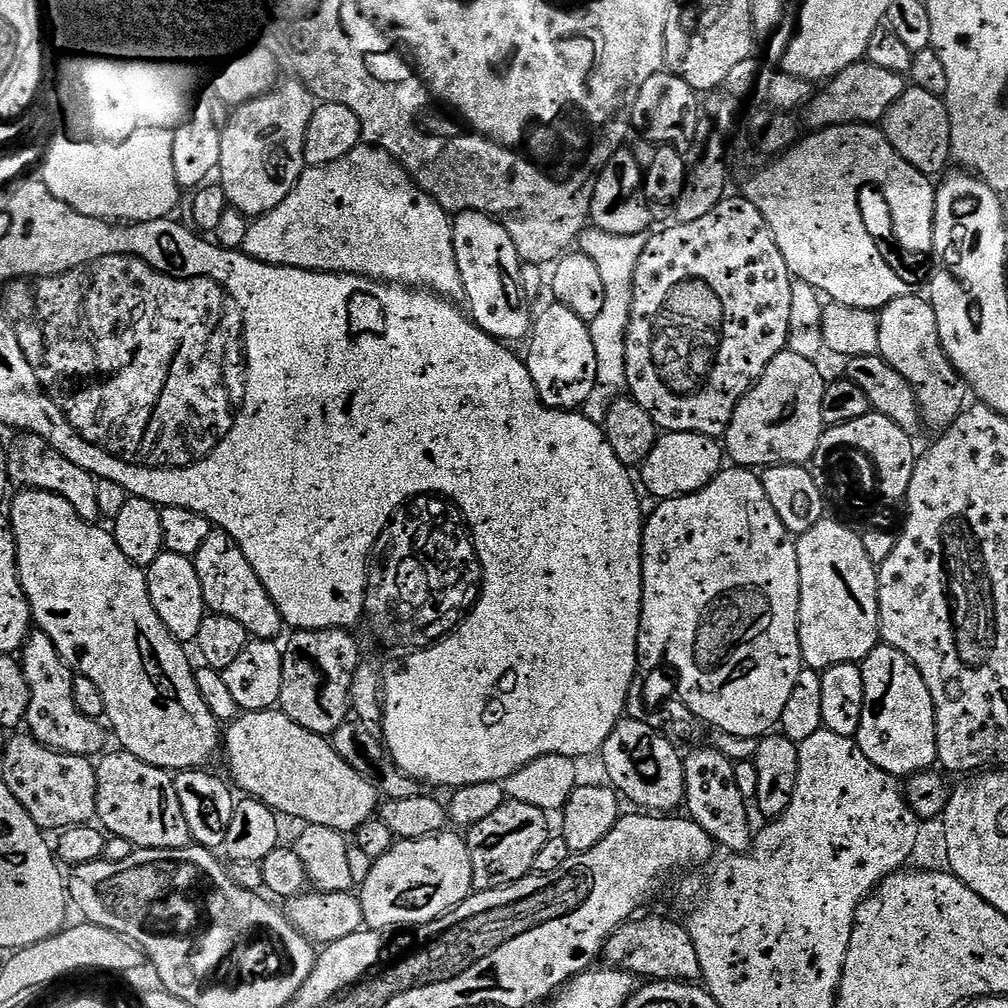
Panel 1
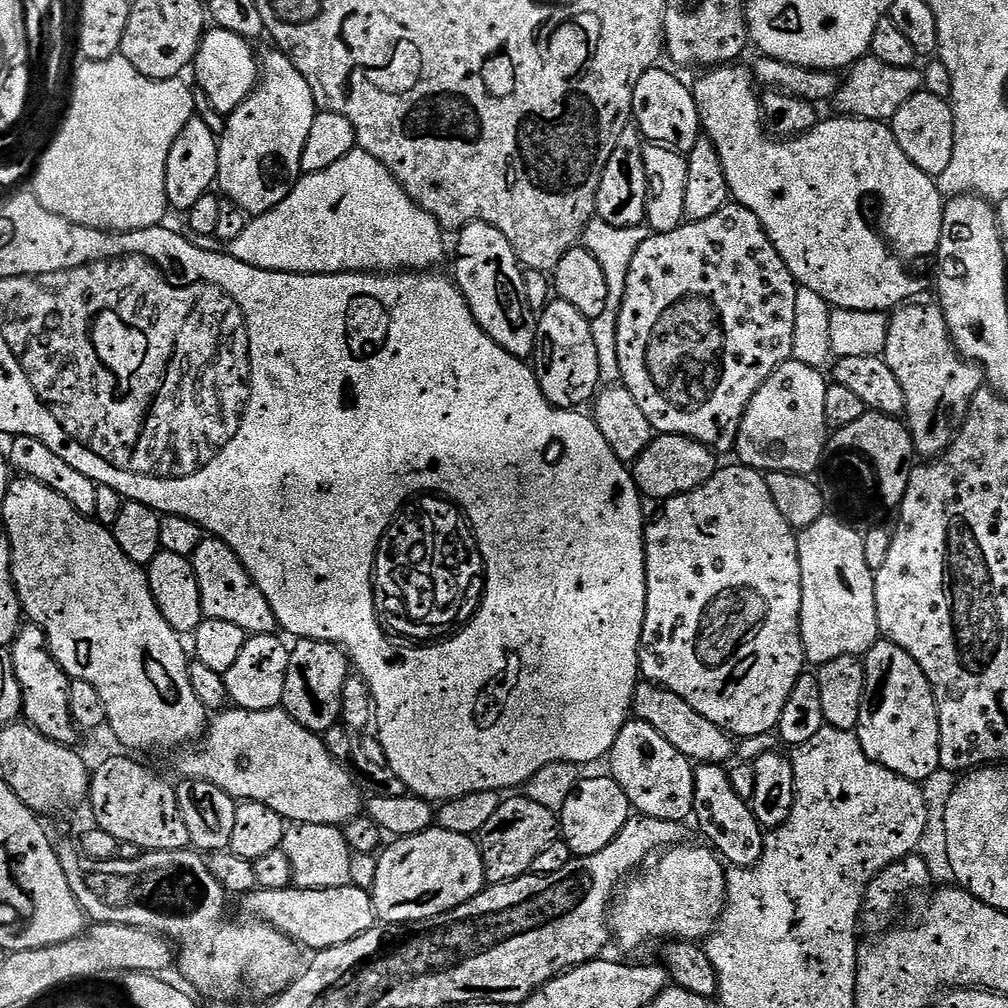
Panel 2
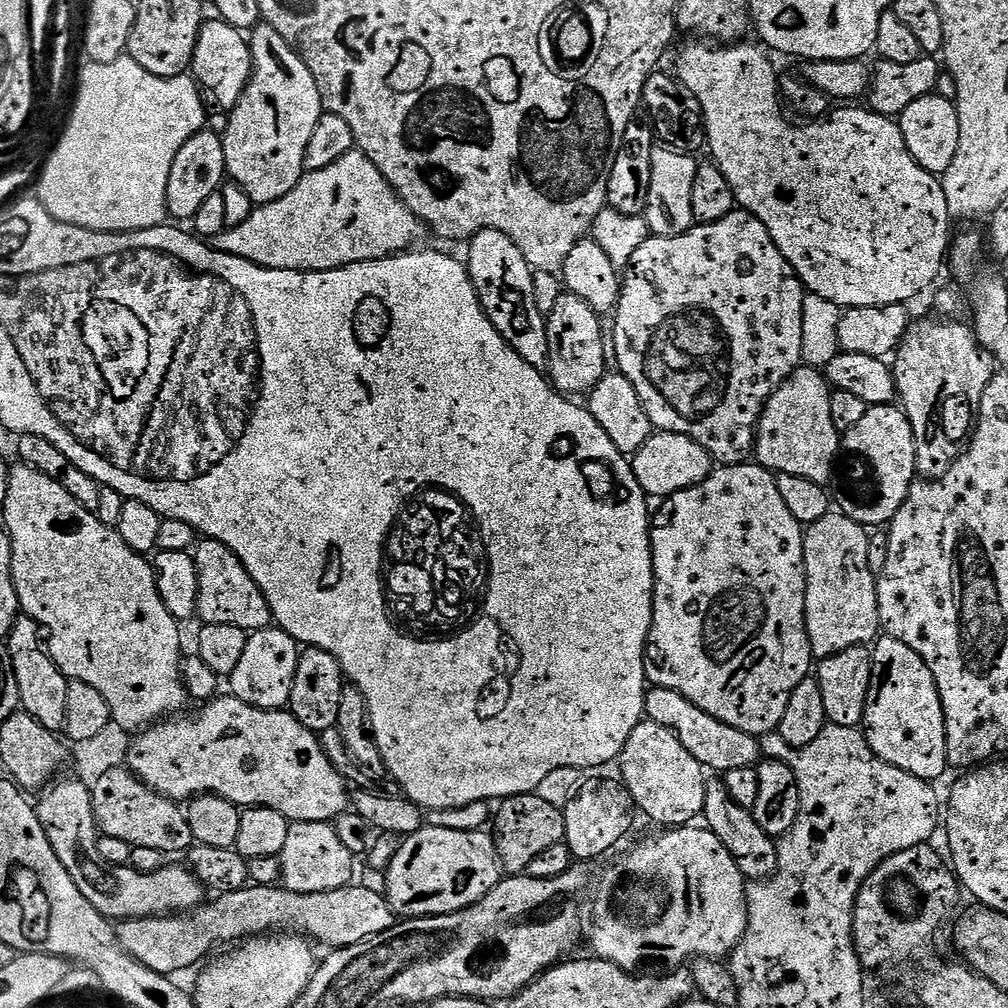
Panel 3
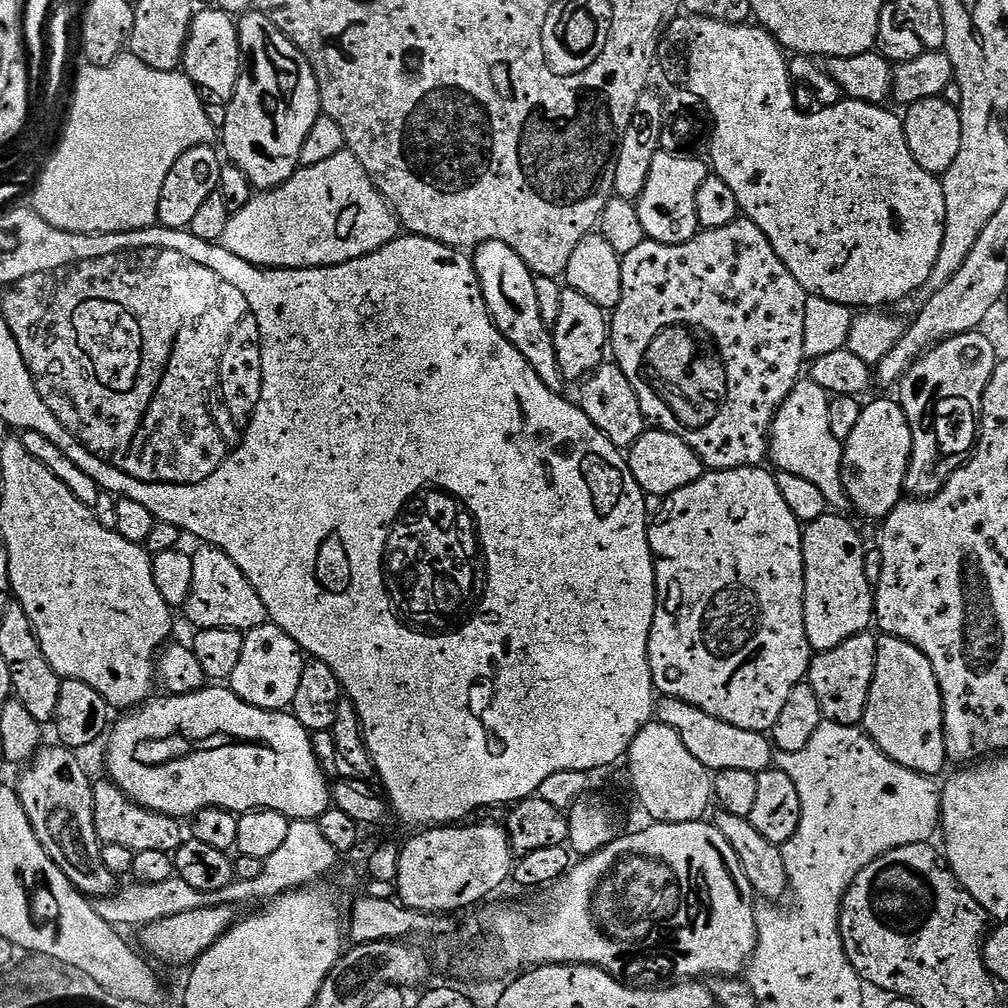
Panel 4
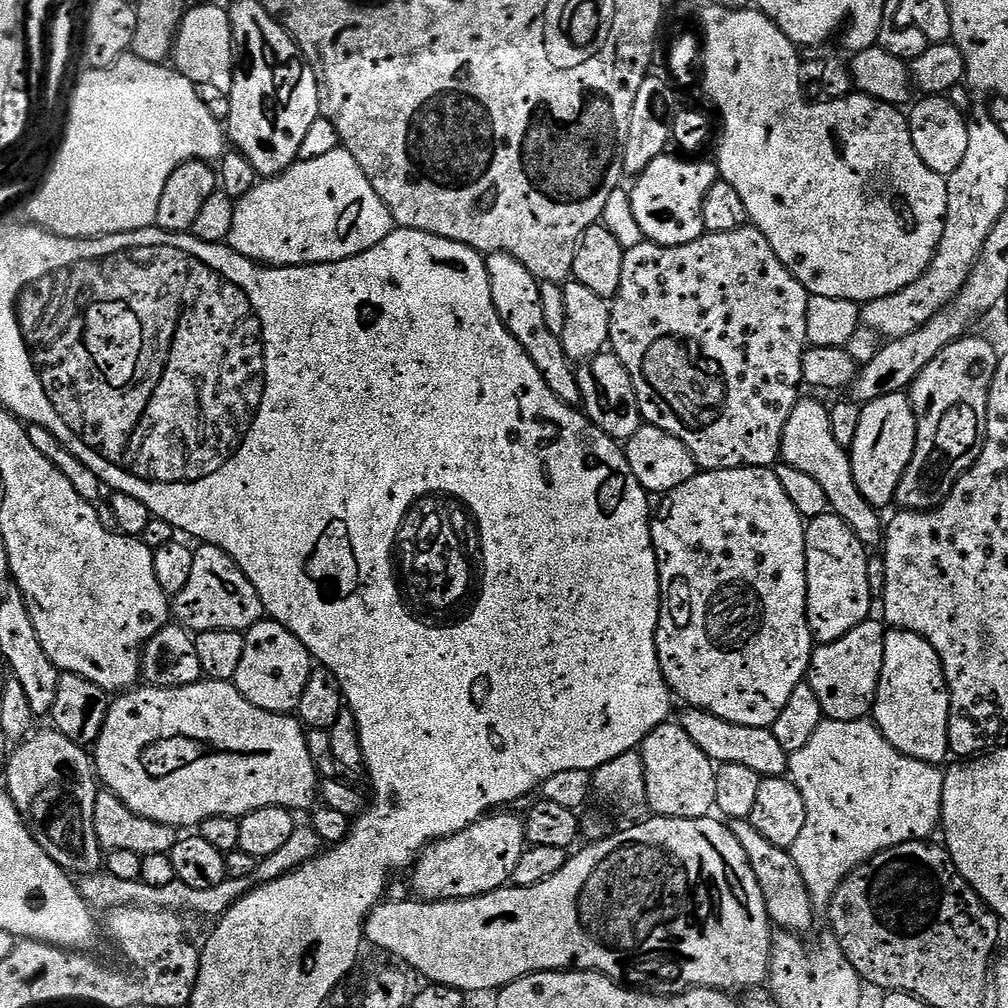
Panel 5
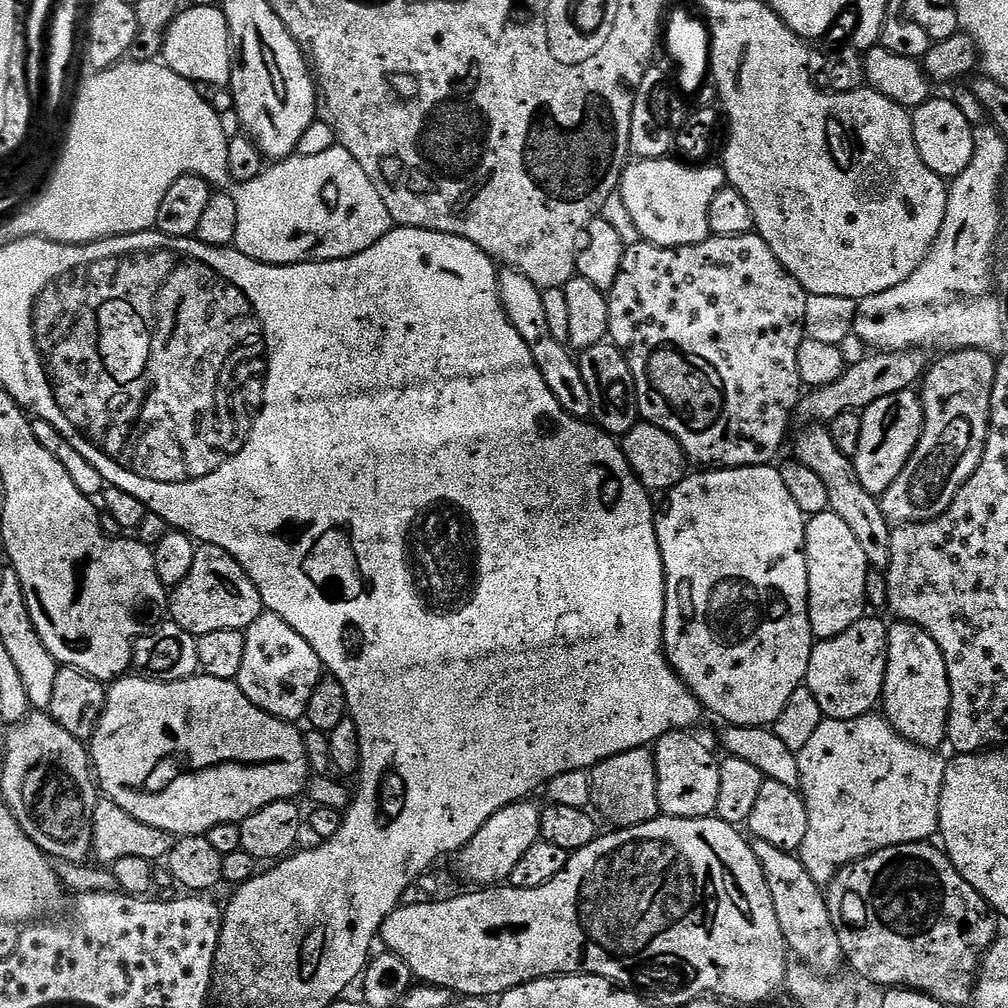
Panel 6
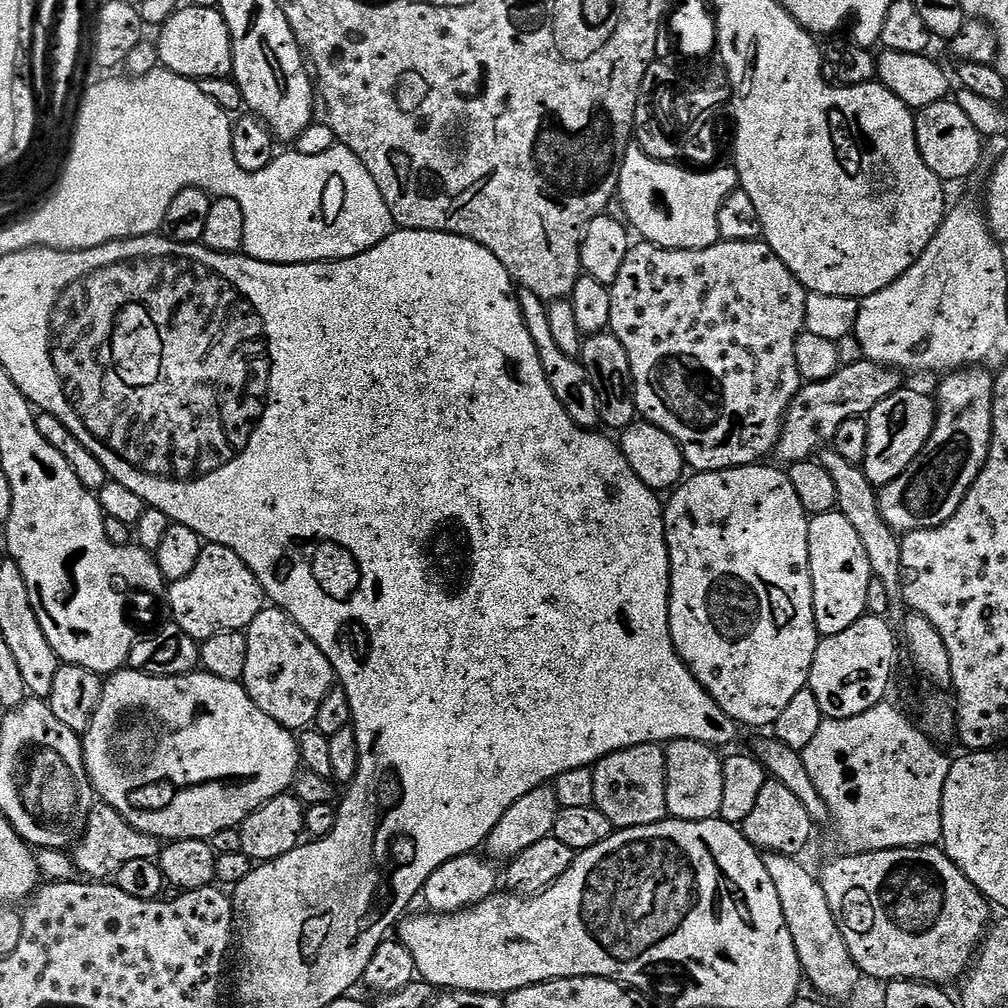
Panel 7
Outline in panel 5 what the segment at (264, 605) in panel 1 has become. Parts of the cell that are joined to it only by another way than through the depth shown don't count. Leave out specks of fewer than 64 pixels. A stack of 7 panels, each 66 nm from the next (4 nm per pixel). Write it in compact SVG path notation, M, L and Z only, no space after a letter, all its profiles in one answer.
M200 544L195 549L194 567L190 570L190 578L171 601L170 612L193 634L210 630L244 632L253 628L265 615L262 602L246 574L242 574L239 566L213 544Z

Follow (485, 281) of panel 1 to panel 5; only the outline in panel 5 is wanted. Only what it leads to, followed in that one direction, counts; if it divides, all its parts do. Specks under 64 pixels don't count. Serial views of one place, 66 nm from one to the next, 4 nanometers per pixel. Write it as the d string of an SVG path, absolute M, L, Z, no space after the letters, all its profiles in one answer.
M493 252L487 257L488 273L490 274L490 290L494 294L494 306L498 310L498 318L506 326L506 330L530 354L530 362L538 366L538 374L546 382L550 390L563 404L573 406L581 403L580 387L576 377L577 369L569 360L566 350L562 350L560 338L546 326L546 318L542 314L542 298L540 297L541 281L526 270L522 260L515 260L505 252Z

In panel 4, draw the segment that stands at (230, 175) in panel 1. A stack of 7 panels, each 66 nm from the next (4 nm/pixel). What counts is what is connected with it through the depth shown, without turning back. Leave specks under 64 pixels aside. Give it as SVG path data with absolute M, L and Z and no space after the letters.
M255 10L244 13L238 20L240 33L240 77L236 83L236 92L227 101L226 122L222 129L225 157L252 183L253 189L267 190L282 186L300 167L302 145L306 143L306 134L320 115L320 83L306 57L296 49L296 44L266 18L266 14Z

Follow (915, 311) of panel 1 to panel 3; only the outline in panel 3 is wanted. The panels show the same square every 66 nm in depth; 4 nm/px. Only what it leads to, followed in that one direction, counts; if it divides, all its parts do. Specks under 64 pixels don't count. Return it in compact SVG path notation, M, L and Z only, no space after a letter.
M944 318L920 320L909 323L908 332L894 353L894 375L896 378L896 395L899 407L908 416L914 430L916 443L916 470L925 480L937 480L956 459L960 457L966 441L974 427L977 411L980 407L982 390L992 381L994 375L994 358L984 351L976 341L976 335L967 323L949 322Z

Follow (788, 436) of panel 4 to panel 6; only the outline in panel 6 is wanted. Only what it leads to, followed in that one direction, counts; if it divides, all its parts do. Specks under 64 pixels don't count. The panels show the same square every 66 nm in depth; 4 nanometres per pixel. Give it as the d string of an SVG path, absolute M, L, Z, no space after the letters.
M808 426L804 433L796 440L795 459L802 466L810 466L818 478L822 478L822 483L826 485L826 494L830 510L854 530L854 538L858 538L858 543L862 546L862 551L866 553L869 565L876 570L887 569L890 562L890 542L892 541L893 525L884 517L884 511L880 508L880 502L862 487L862 482L858 482L858 474L853 461L834 446L834 438L830 438L827 427Z

